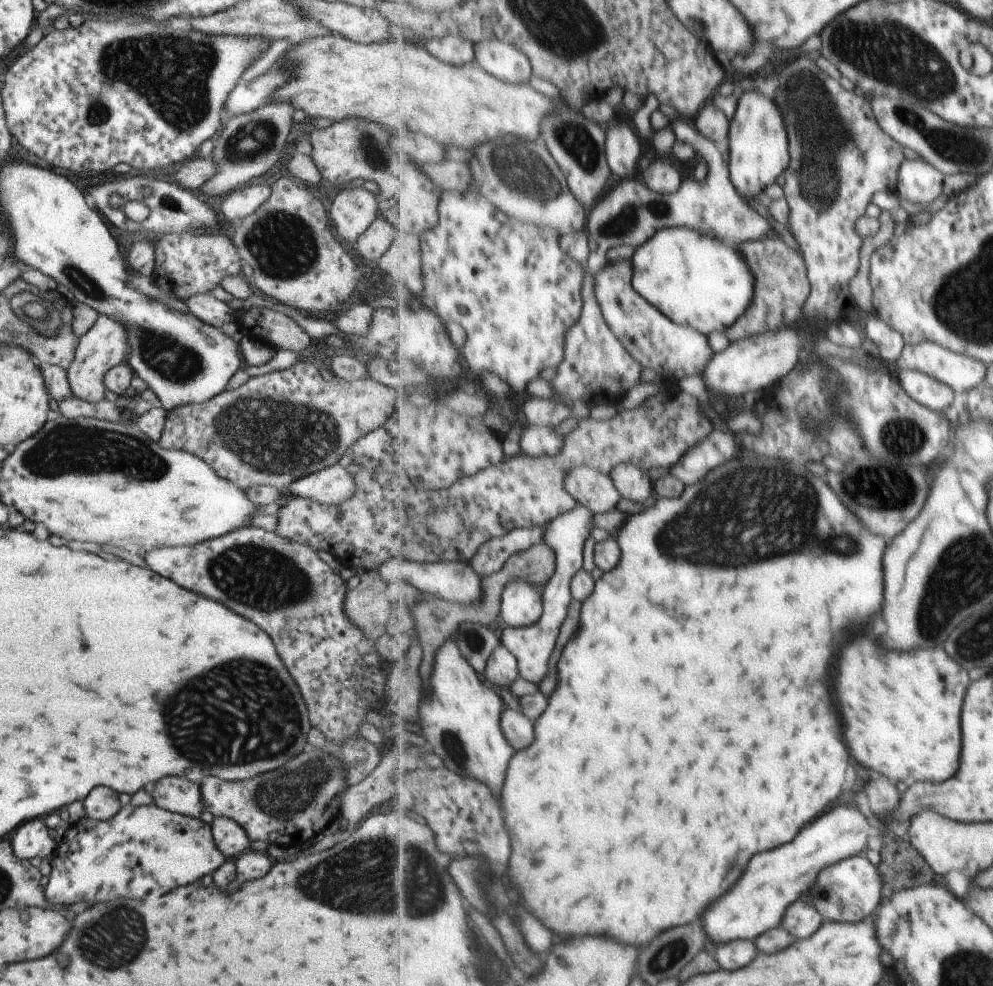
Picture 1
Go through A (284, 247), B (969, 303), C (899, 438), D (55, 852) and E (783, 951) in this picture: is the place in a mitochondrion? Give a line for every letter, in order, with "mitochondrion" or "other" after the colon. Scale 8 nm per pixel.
A: mitochondrion
B: mitochondrion
C: mitochondrion
D: other
E: other

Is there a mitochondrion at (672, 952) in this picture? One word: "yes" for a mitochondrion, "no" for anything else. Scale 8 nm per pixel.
yes

